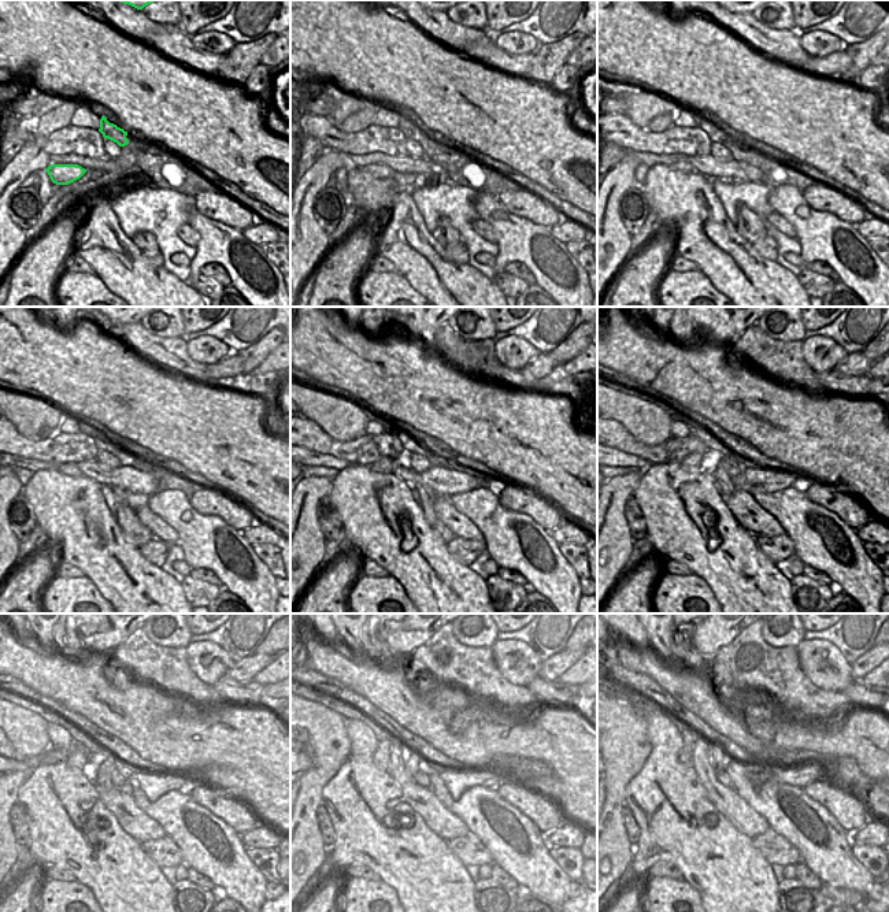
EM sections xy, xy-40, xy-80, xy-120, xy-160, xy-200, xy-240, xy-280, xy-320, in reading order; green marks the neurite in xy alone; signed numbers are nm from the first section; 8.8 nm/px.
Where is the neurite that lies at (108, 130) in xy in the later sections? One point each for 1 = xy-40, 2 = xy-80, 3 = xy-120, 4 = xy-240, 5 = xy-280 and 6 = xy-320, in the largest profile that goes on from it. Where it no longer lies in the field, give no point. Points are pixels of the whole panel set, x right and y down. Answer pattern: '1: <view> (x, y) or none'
1: xy-40 (410, 129)
2: xy-80 (737, 147)
3: xy-120 (102, 441)
4: xy-240 (84, 745)
5: xy-280 (385, 738)
6: xy-320 (689, 736)

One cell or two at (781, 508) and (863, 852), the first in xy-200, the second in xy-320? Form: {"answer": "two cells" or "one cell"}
{"answer": "two cells"}

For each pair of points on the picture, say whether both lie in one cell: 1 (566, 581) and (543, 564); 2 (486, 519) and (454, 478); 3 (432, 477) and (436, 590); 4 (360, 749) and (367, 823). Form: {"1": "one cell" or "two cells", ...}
{"1": "one cell", "2": "two cells", "3": "two cells", "4": "one cell"}

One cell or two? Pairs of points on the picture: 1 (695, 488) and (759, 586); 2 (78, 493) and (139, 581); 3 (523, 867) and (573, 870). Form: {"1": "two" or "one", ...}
{"1": "one", "2": "one", "3": "two"}

